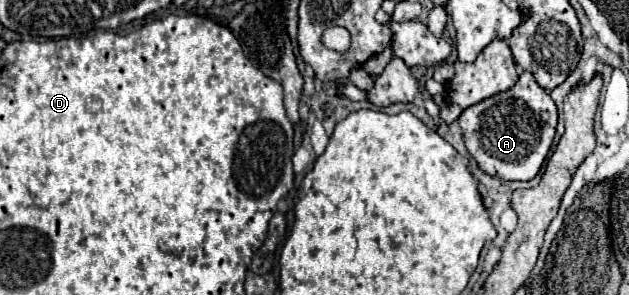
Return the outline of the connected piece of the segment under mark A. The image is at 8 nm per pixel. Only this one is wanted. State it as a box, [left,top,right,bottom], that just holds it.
[458,72,558,180]

